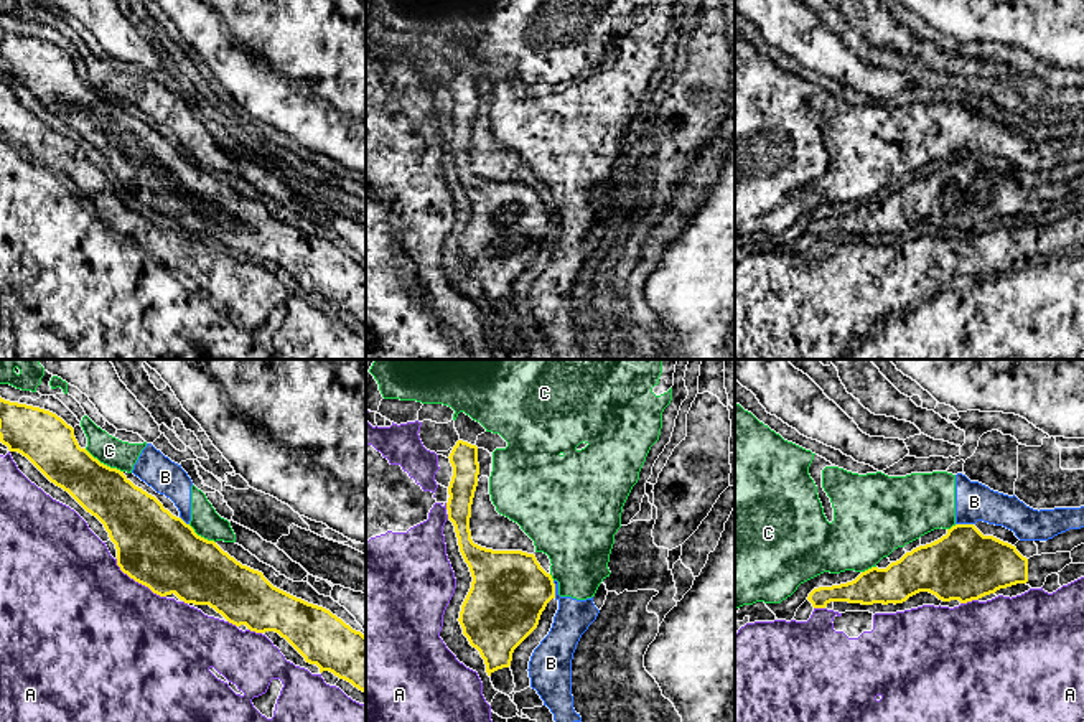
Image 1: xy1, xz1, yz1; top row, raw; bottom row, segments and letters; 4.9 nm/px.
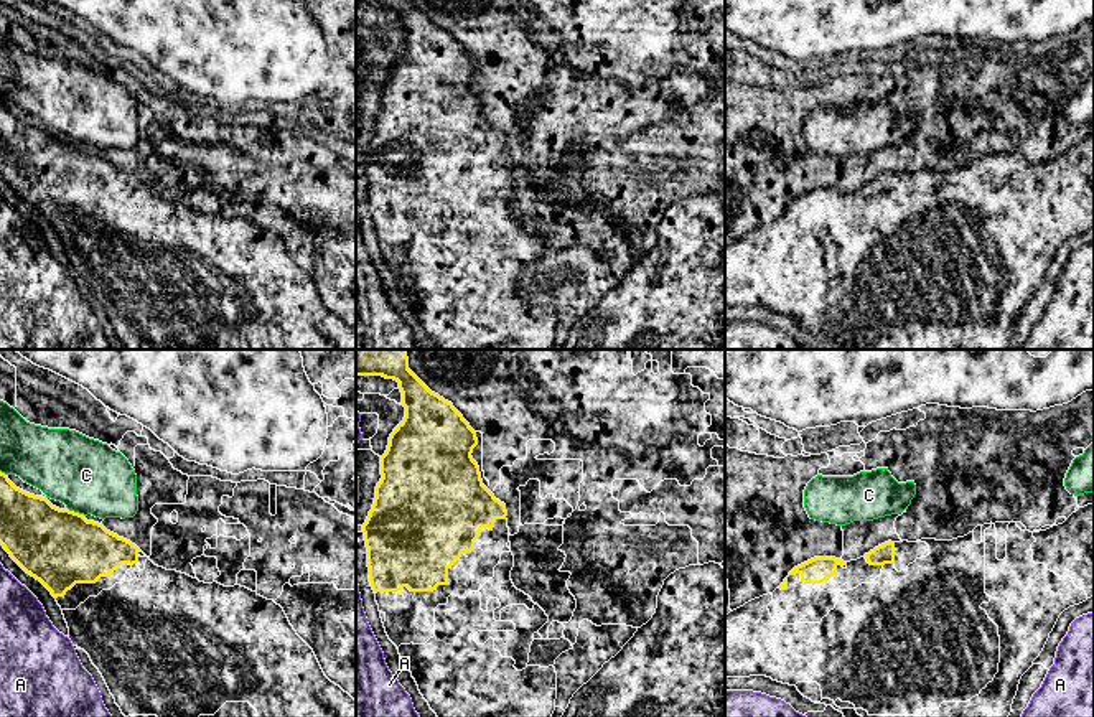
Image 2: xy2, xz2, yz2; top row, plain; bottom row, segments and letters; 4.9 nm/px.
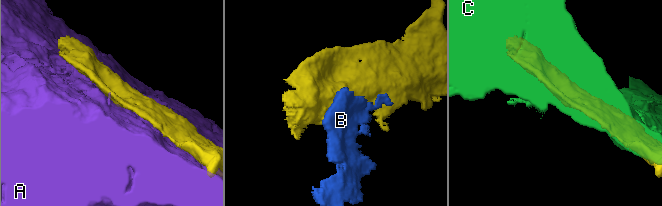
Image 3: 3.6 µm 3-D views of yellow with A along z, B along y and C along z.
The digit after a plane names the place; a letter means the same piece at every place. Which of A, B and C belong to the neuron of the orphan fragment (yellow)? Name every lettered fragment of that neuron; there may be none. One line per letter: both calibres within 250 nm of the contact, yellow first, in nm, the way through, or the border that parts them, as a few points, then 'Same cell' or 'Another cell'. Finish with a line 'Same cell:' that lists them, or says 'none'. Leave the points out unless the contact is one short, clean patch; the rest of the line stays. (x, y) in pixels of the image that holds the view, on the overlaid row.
A: Thickness 380 nm (yellow) against 500 nm. Another cell
B: Thickness 380 nm (yellow) against 170 nm. Another cell
C: Thickness 260 nm (yellow) against 140 nm. Another cell
Same cell: none

